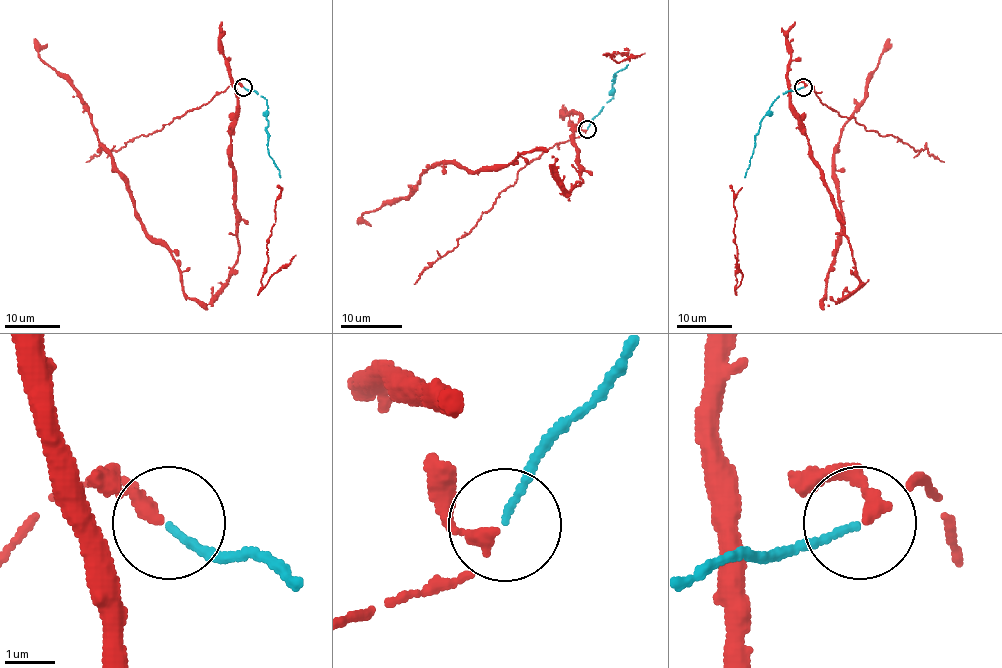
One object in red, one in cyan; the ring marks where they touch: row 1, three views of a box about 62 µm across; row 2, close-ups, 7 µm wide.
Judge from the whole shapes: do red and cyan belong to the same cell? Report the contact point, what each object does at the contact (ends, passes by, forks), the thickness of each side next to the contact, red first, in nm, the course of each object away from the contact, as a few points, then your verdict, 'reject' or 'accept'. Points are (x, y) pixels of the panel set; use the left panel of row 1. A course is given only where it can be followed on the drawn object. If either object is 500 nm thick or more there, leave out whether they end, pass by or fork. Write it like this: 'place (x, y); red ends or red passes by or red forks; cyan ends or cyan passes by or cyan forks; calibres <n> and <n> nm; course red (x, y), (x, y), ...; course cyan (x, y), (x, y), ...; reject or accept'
place (243, 87); red passes by; cyan ends; calibres 200 and 110 nm; course red (242, 86), (234, 83), (231, 139), (238, 251), (205, 309), (145, 230), (87, 107), (39, 56), (35, 38); course cyan (244, 86), (266, 100), (267, 153), (280, 178); accept

